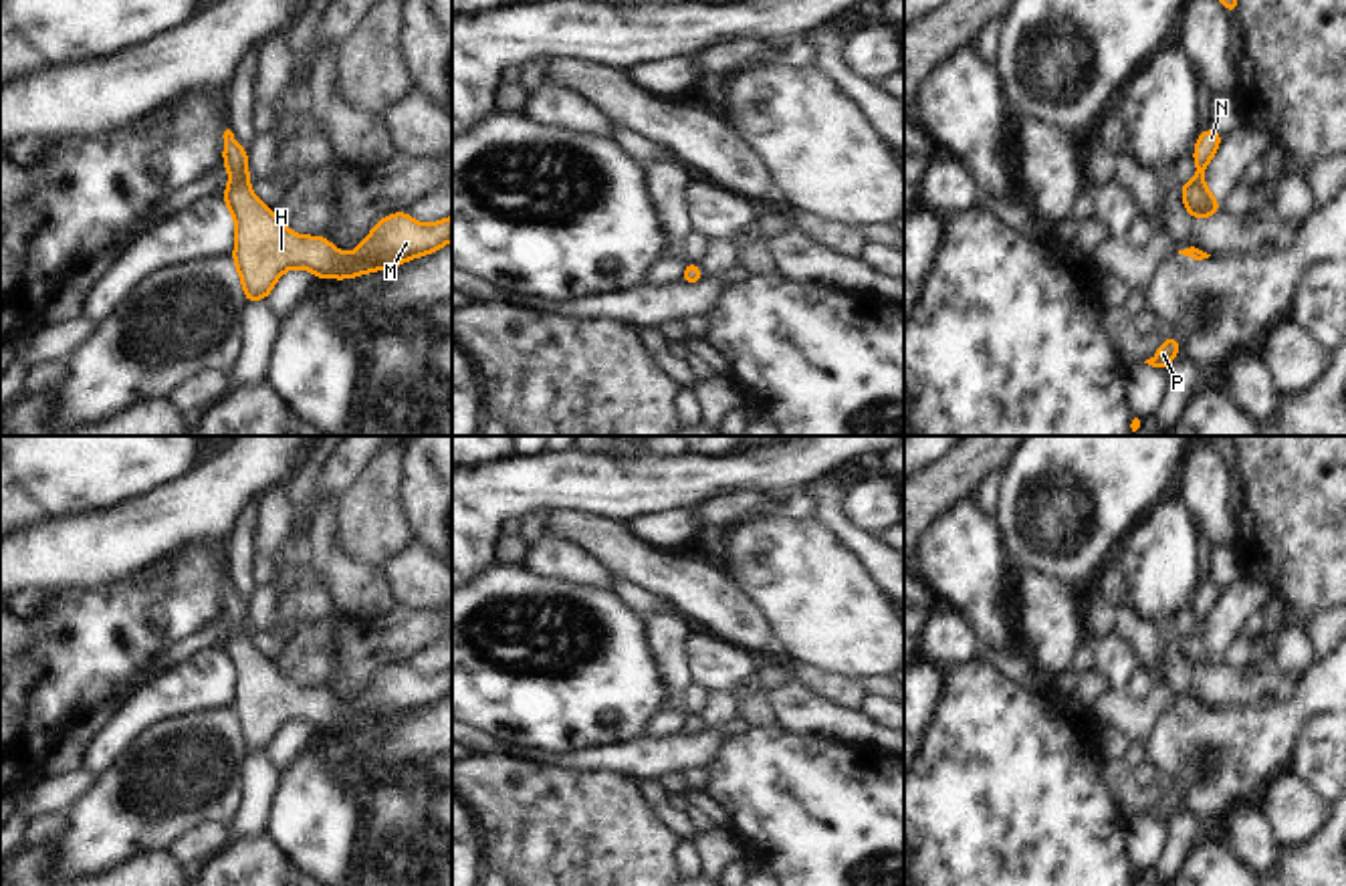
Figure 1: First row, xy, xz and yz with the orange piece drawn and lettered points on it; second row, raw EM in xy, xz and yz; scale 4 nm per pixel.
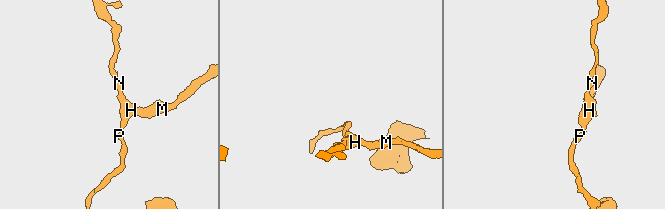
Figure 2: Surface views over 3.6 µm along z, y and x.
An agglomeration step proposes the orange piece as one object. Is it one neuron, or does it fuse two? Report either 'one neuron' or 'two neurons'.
one neuron

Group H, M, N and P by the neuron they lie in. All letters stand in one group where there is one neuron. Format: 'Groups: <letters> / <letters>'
Groups: H M N P.

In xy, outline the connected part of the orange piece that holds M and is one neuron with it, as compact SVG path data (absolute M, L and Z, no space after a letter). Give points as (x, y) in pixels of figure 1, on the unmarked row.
M230 581L222 589L222 616L232 630L222 648L236 674L232 712L246 755L266 751L276 731L293 718L311 723L317 731L351 733L363 725L396 721L452 692L452 668L420 676L408 664L394 664L345 710L325 688L299 688L260 656L248 636L248 603L238 597Z

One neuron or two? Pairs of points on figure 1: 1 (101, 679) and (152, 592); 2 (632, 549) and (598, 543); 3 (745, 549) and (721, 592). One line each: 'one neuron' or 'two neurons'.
1: one neuron
2: one neuron
3: two neurons

